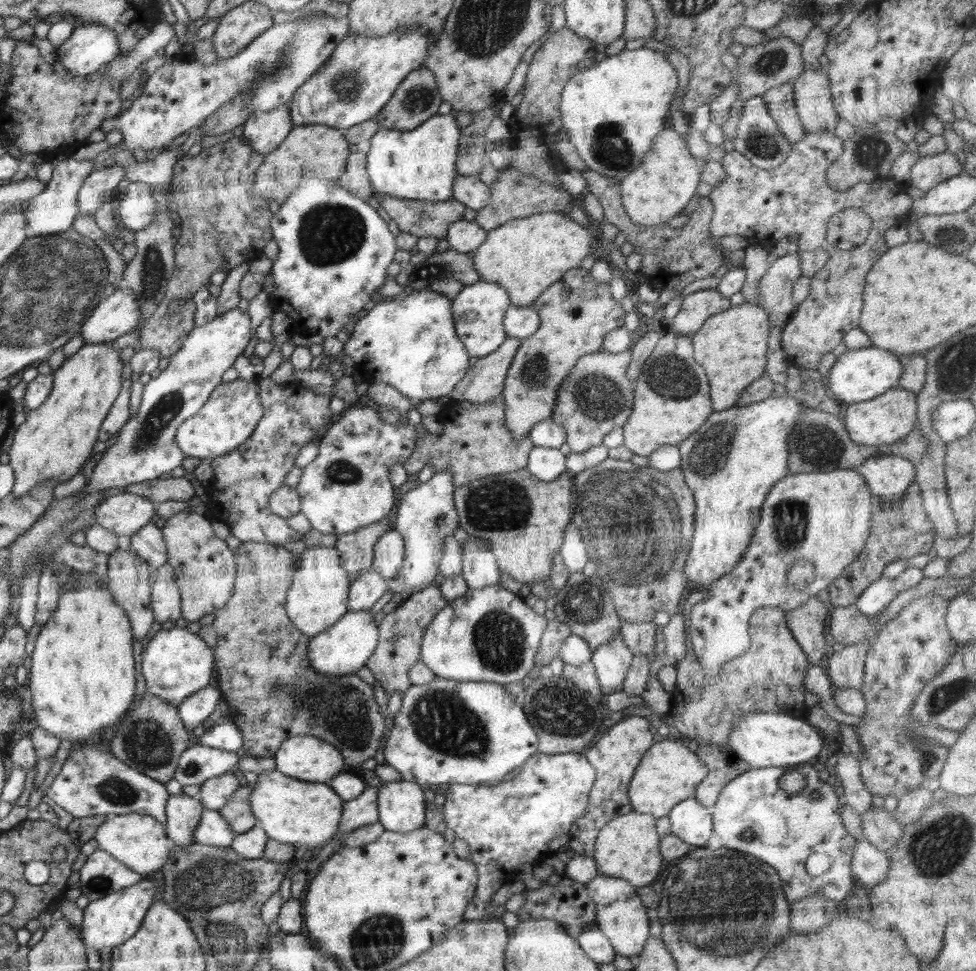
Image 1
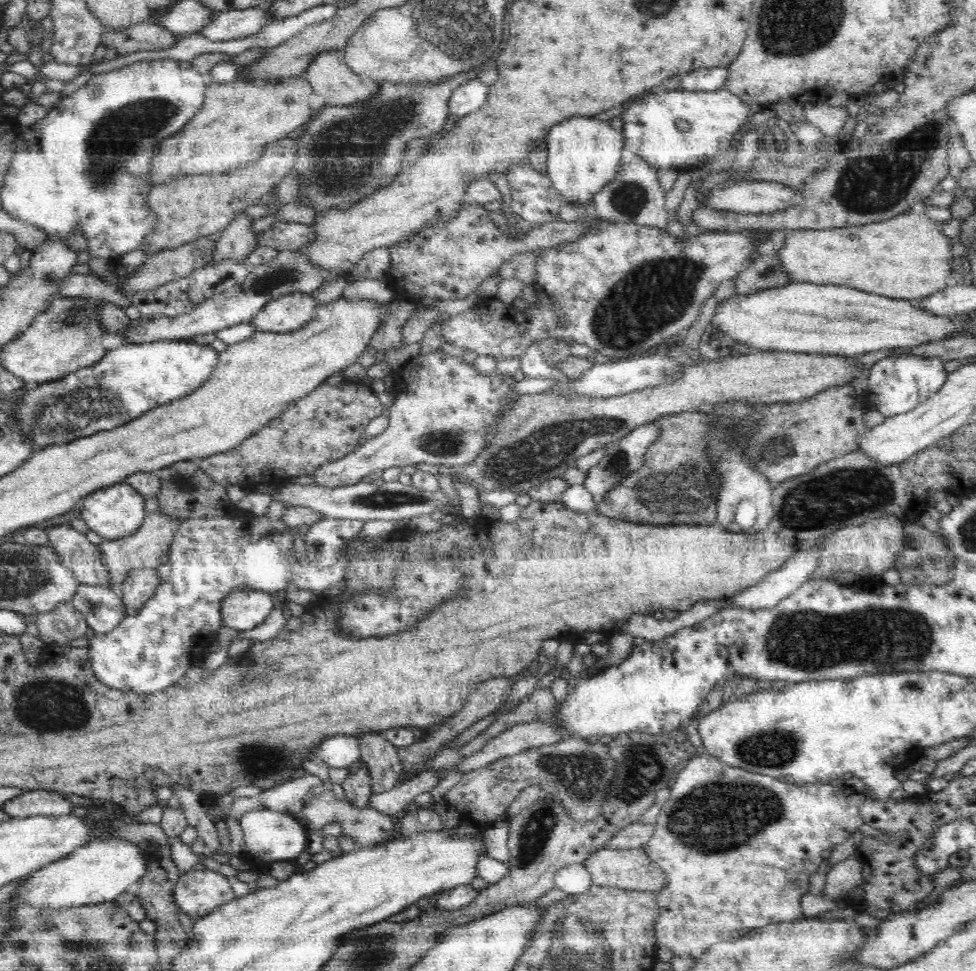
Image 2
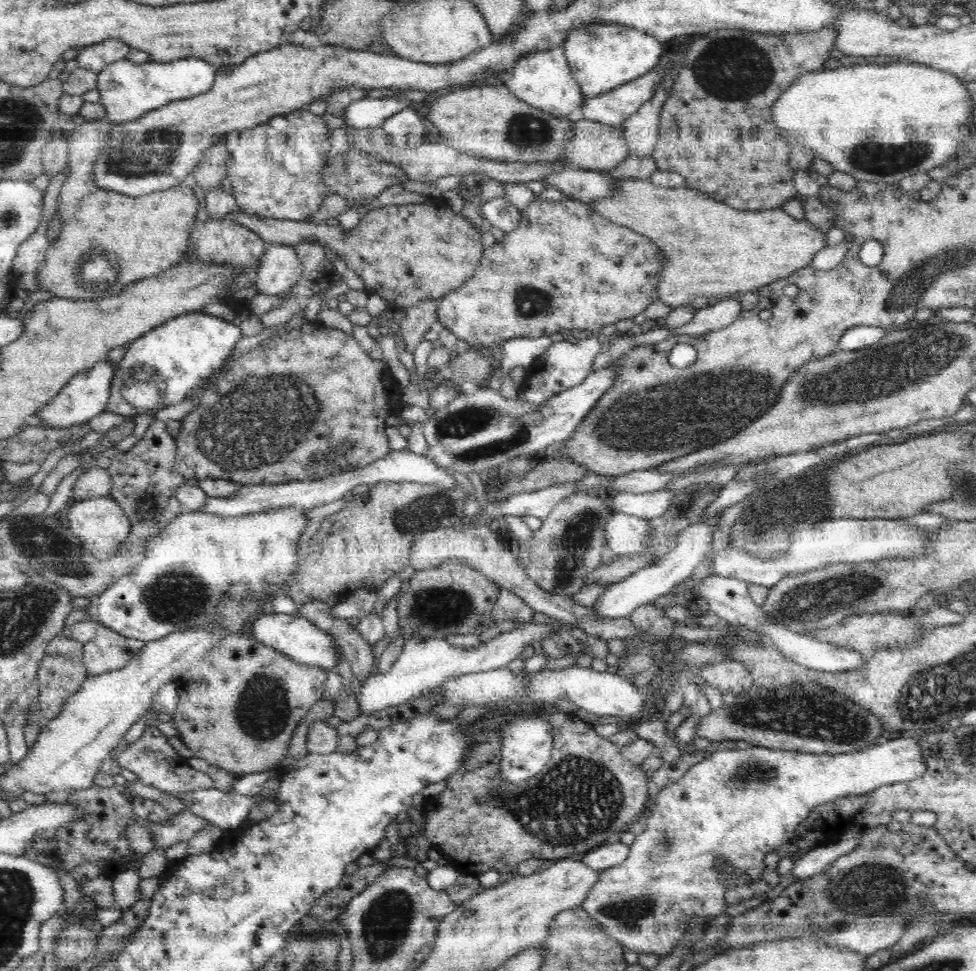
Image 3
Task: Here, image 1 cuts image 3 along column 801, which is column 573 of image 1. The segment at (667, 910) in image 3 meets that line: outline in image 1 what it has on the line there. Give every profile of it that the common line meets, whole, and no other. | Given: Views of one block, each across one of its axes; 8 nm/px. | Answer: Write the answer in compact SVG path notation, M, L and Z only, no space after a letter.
M534 754L522 764L516 778L499 783L458 784L447 789L445 803L440 806L447 828L454 830L456 839L464 840L470 849L470 859L476 864L477 887L468 903L464 921L500 919L507 911L505 905L490 905L490 898L507 882L516 880L516 871L522 864L537 864L551 854L550 842L569 835L570 828L587 813L588 796L596 778L596 770L582 754Z

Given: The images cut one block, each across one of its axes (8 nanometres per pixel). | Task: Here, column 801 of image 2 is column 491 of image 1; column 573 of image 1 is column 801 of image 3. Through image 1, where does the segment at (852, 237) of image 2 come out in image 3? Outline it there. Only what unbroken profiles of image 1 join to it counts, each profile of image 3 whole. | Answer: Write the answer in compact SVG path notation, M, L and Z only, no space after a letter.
M649 179L616 180L616 194L600 200L590 200L588 205L598 215L625 226L654 241L660 253L667 258L658 280L658 298L671 307L688 306L698 296L706 296L711 302L728 297L737 297L744 292L757 292L776 280L790 276L810 265L814 255L826 248L826 233L822 233L808 221L800 221L781 208L756 212L742 211L730 207L704 193L690 188L662 188Z

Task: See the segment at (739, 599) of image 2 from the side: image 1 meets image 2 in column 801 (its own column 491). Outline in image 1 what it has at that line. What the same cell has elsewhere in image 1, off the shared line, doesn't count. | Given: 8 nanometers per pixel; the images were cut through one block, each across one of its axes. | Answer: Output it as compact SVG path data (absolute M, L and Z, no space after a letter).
M469 535L462 550L461 574L467 586L474 590L500 585L500 572L495 556L486 543Z

